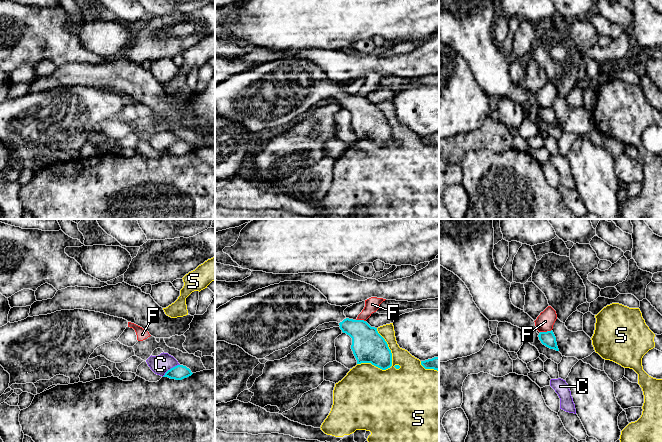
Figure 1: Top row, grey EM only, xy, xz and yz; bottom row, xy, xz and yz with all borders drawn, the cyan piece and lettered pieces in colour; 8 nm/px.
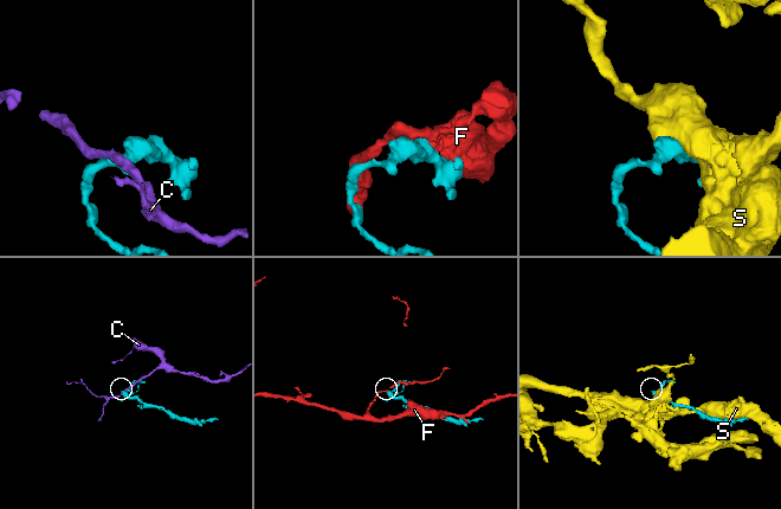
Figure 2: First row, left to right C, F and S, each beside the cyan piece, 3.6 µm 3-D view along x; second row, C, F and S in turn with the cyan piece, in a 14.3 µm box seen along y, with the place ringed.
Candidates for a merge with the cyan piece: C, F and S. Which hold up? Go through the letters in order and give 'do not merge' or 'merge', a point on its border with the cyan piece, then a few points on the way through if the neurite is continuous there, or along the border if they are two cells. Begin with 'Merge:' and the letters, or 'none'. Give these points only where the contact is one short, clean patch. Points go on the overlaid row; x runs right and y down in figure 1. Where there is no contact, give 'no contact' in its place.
Merge: none
C: do not merge | xy (171, 368)
F: do not merge | yz (545, 332)
S: do not merge | xz (390, 350)

